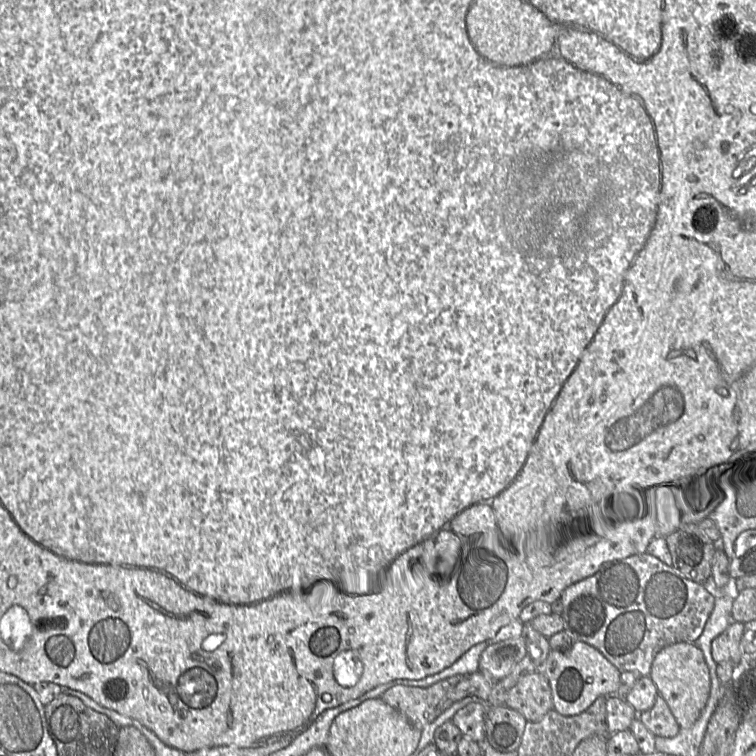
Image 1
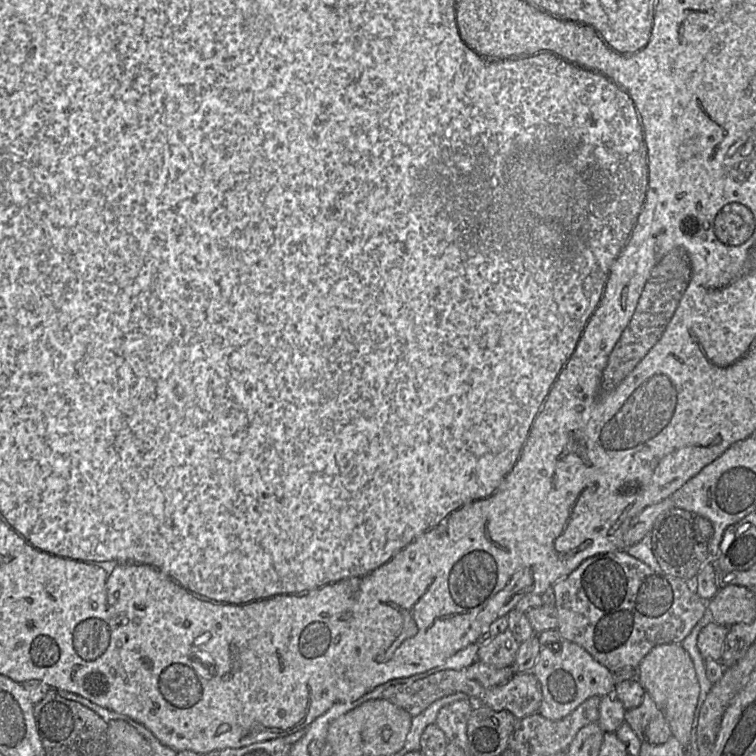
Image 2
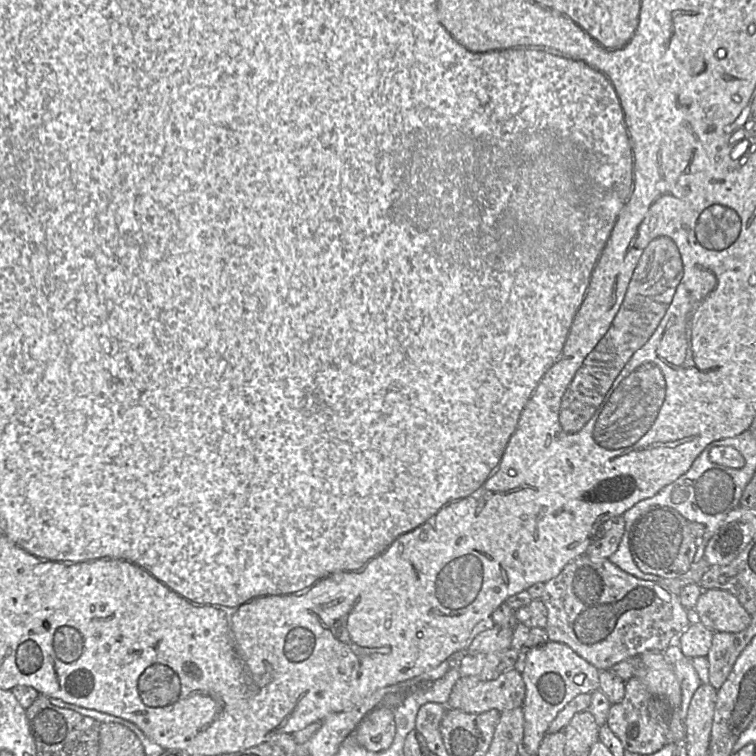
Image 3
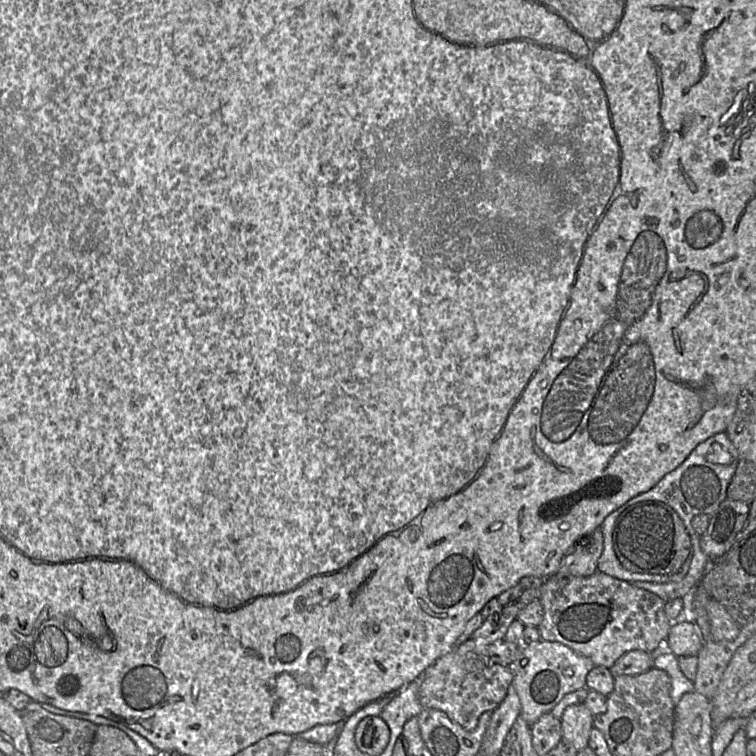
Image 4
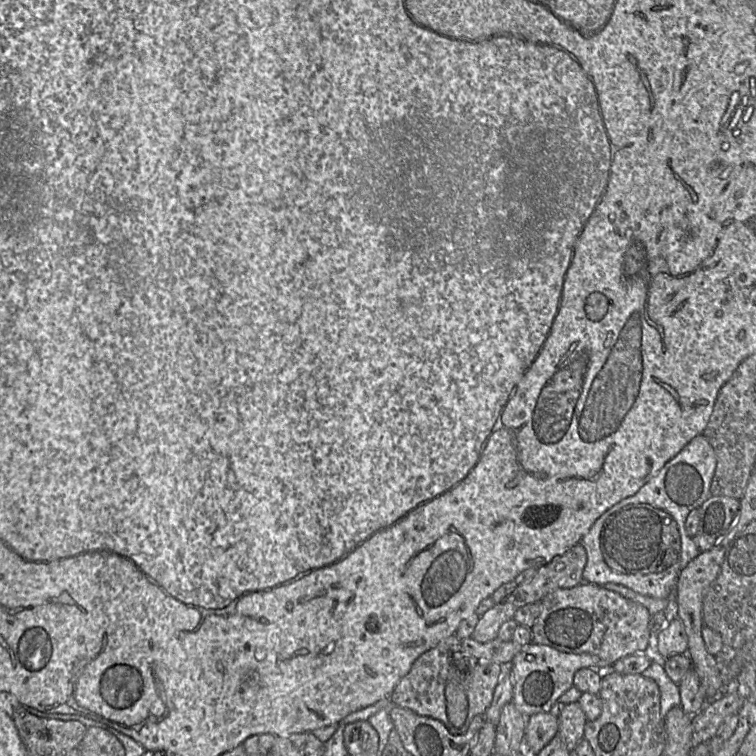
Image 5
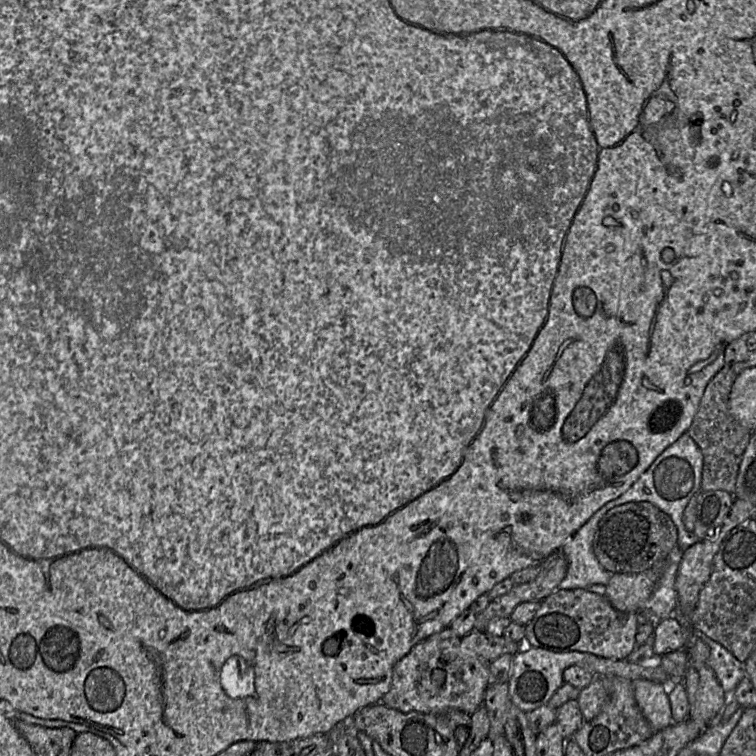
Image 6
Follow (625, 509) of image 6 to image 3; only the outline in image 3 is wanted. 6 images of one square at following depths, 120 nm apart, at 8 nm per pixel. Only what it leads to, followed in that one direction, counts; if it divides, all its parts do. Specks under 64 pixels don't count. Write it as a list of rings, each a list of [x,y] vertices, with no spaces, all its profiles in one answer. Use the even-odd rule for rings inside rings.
[[[655,505],[642,511],[632,524],[625,522],[623,540],[628,533],[629,552],[644,573],[675,578],[686,573],[694,560],[698,548],[698,538],[690,527],[690,521],[676,509]]]

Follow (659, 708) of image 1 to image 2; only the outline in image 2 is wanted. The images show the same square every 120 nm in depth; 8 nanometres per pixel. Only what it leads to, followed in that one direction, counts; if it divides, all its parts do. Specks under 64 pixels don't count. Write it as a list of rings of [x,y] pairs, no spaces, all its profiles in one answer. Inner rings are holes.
[[[647,693],[644,694],[640,706],[626,710],[625,723],[632,728],[642,743],[660,745],[672,736],[666,718]]]

